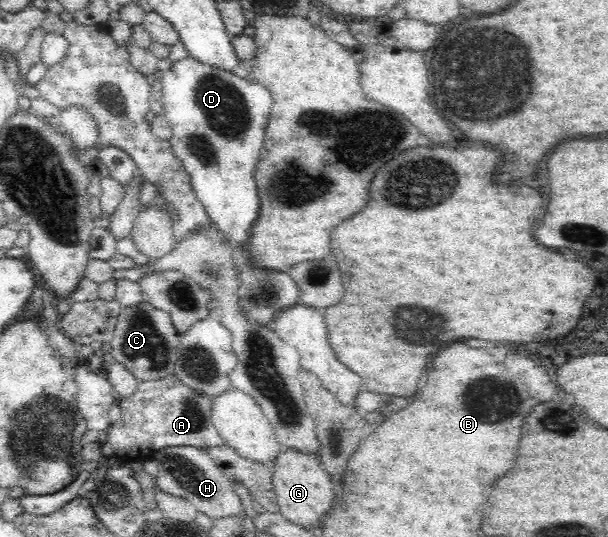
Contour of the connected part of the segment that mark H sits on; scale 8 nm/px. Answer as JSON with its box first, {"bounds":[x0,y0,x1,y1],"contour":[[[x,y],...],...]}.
{"bounds":[152,447,247,520],"contour":[[[173,447],[156,452],[152,459],[157,464],[157,488],[162,492],[183,498],[194,505],[198,512],[206,514],[210,520],[247,516],[228,476],[217,466],[207,449]]]}

